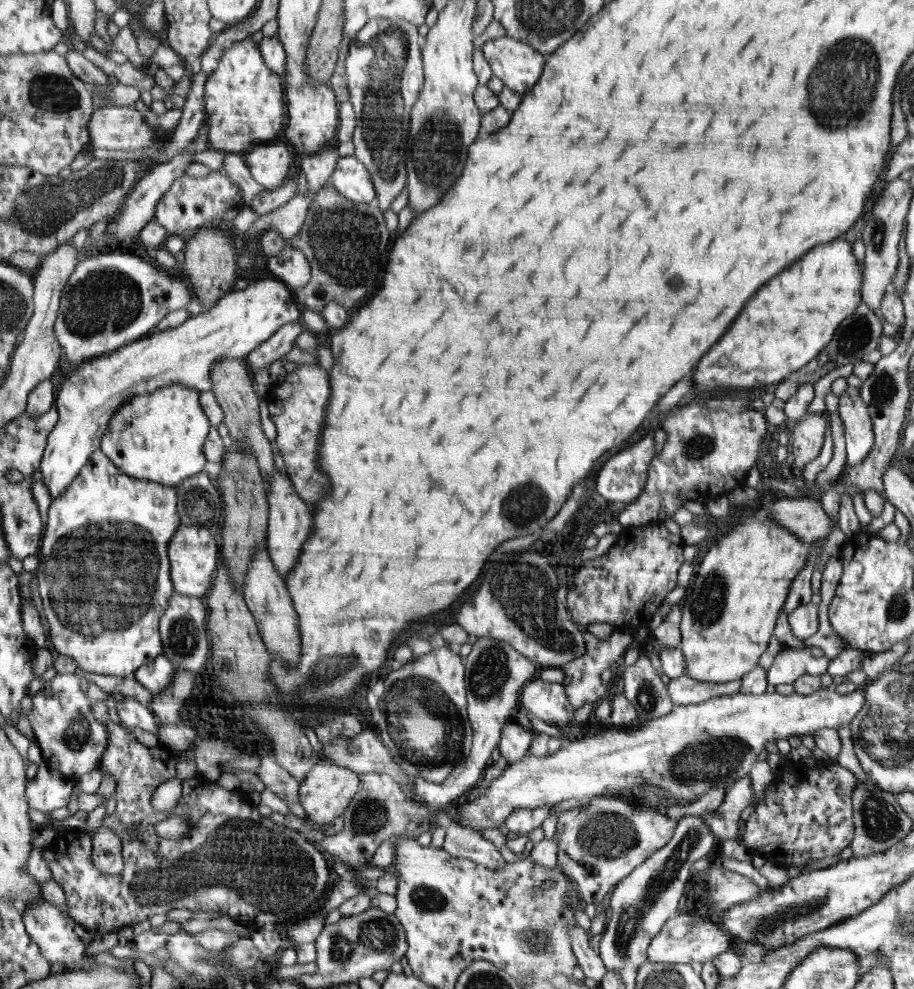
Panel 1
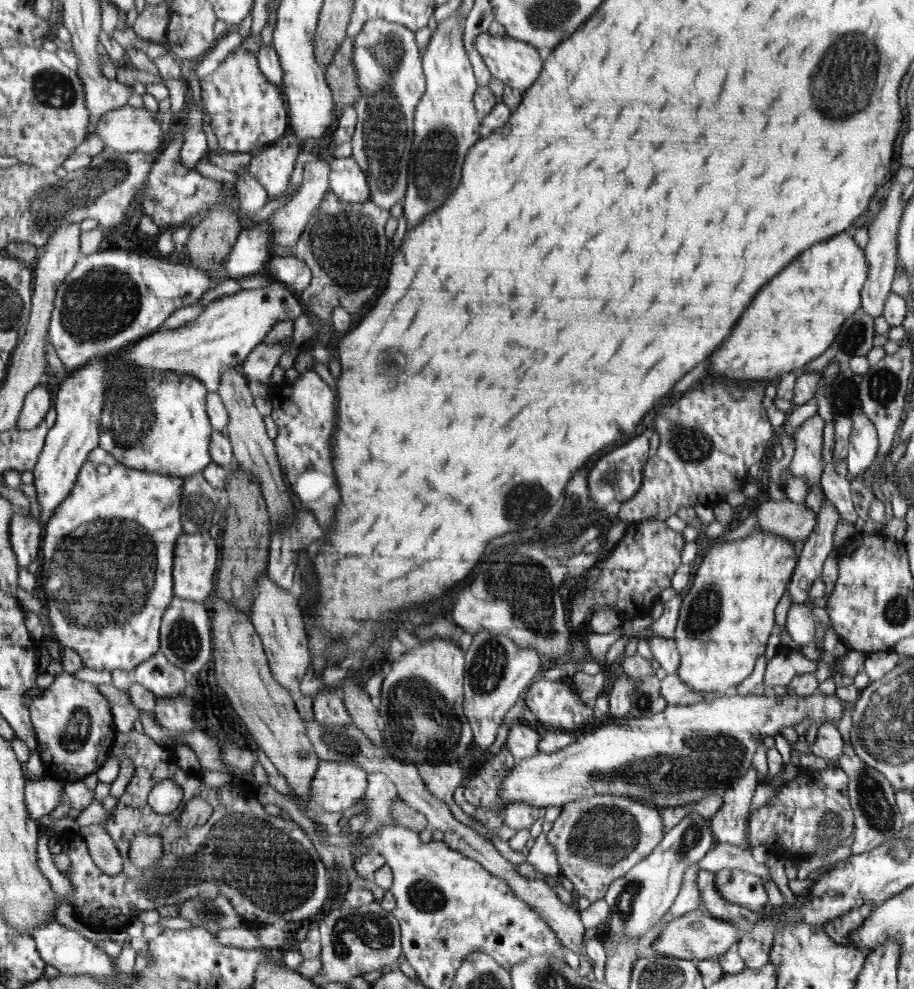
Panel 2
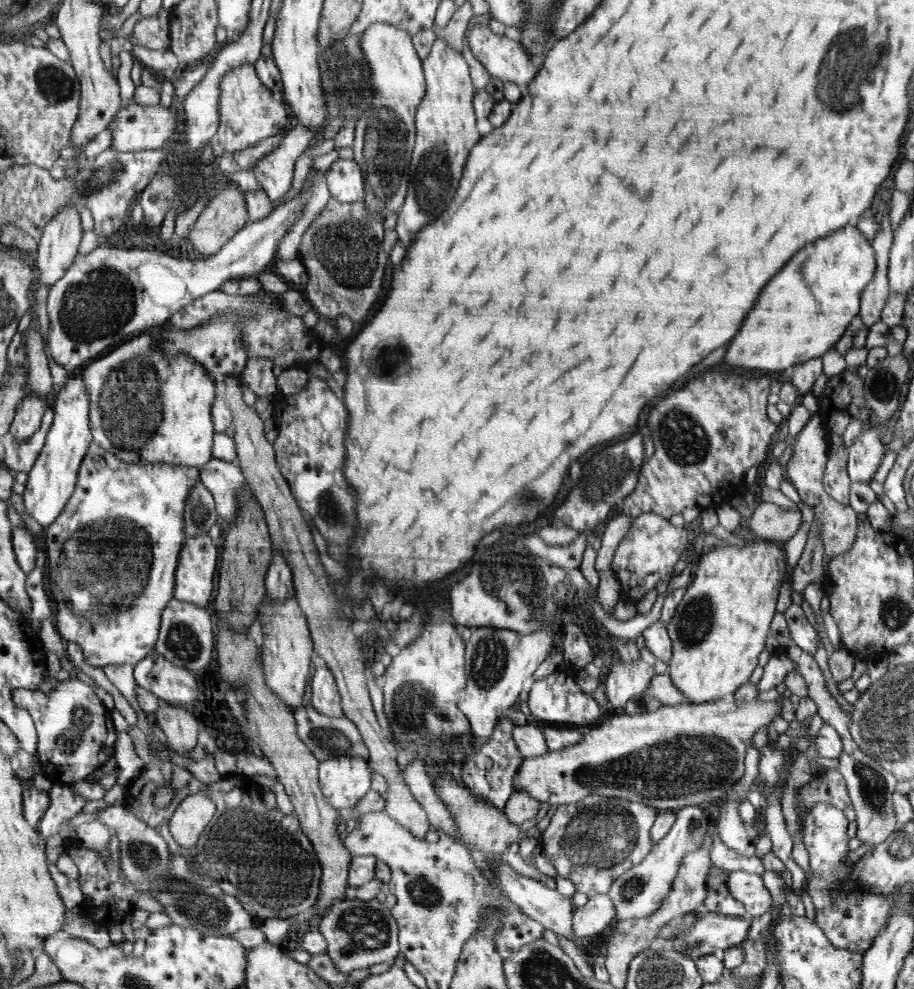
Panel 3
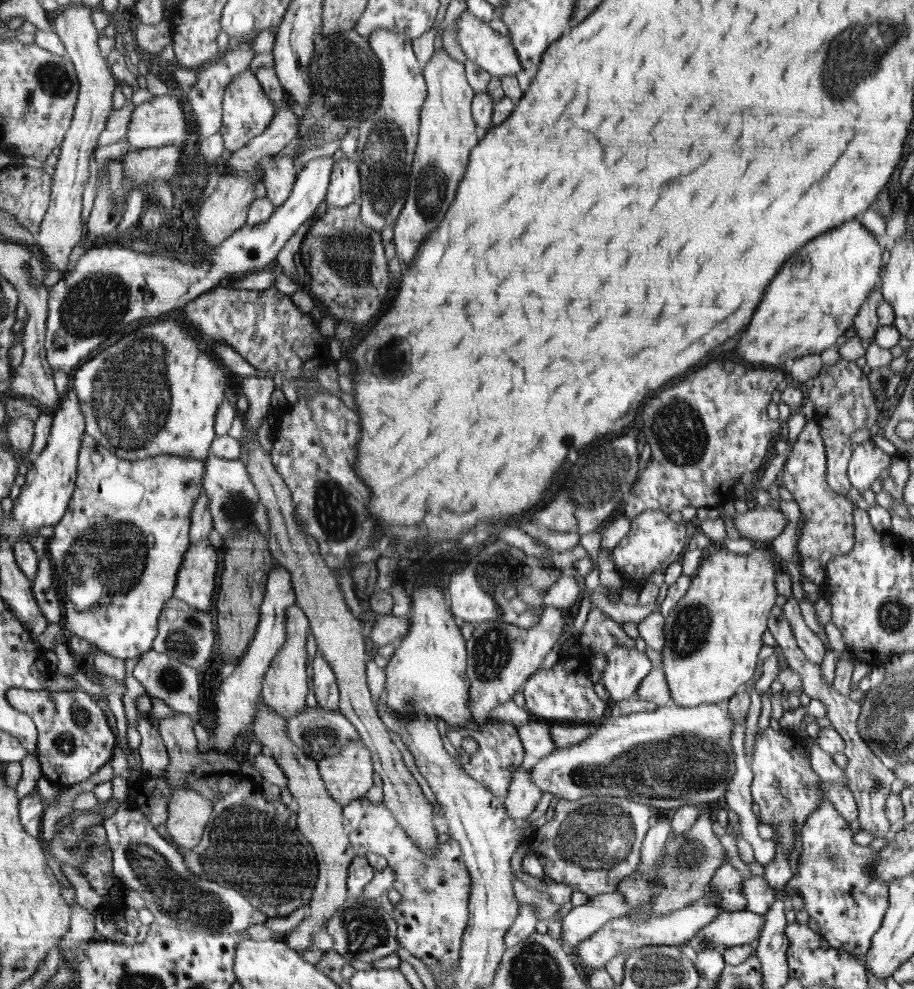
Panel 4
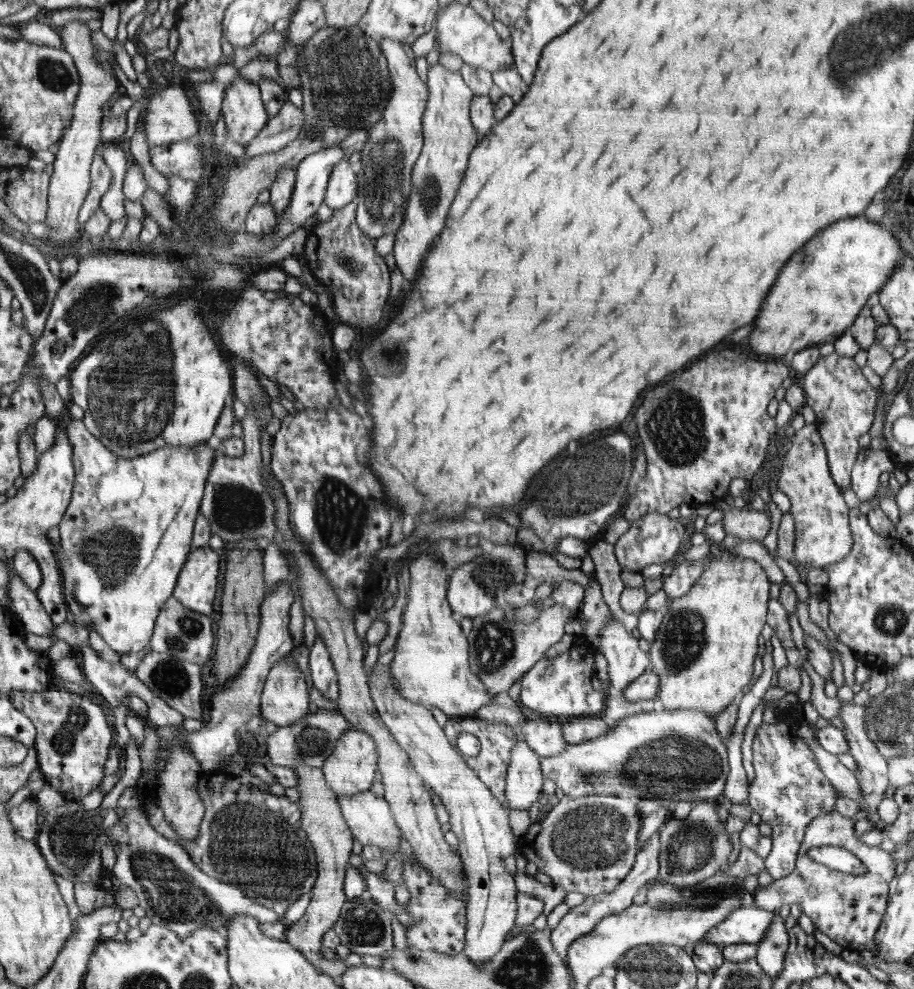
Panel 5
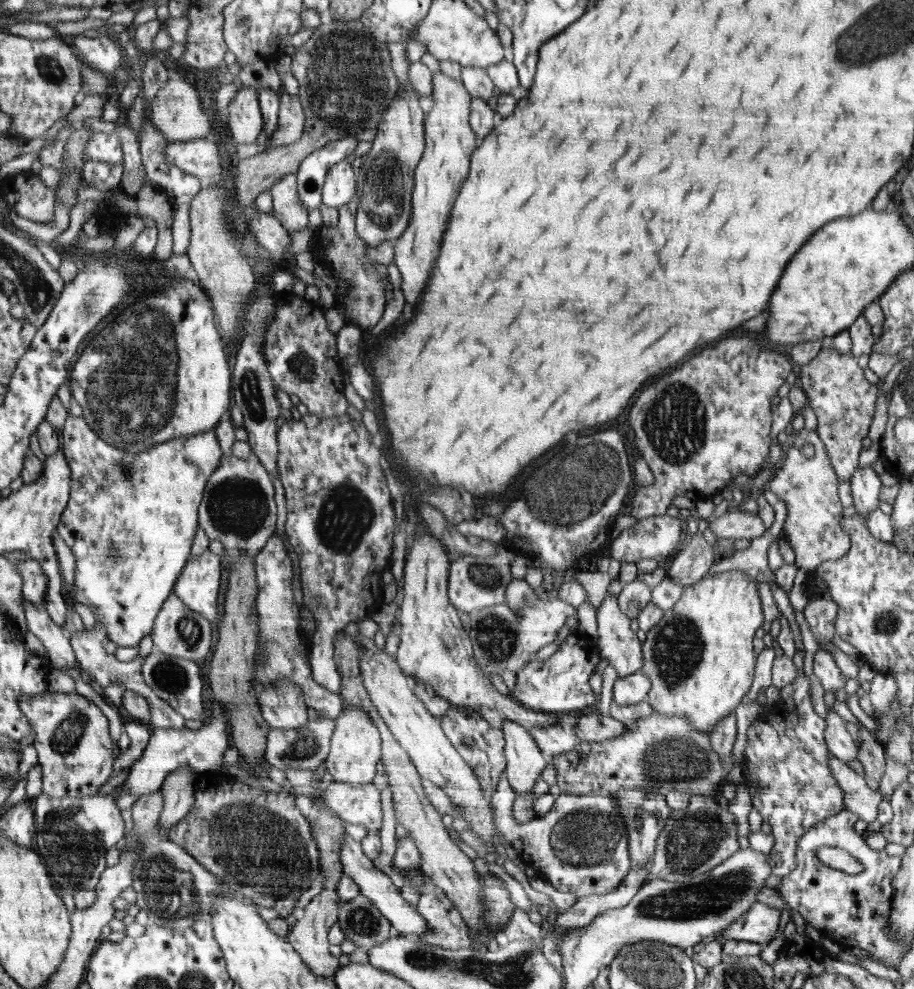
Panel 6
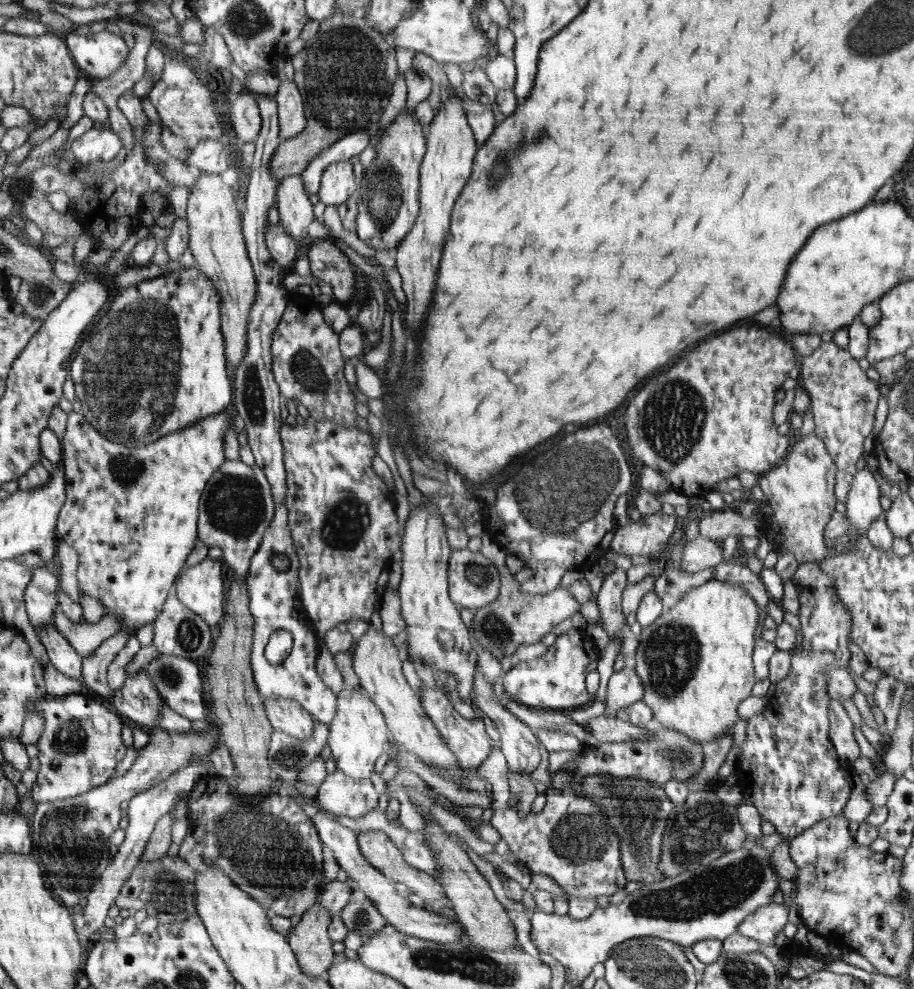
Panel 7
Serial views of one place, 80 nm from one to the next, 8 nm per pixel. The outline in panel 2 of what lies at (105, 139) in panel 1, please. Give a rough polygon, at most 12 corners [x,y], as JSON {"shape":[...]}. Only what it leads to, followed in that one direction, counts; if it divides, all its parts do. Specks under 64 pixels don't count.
{"shape":[[126,105],[97,124],[105,148],[152,153],[162,124],[146,107]]}

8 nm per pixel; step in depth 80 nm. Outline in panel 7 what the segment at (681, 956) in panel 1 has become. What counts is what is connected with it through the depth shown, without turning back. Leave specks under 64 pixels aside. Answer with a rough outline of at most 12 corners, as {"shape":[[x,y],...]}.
{"shape":[[772,902],[746,917],[736,934],[767,946],[788,922]]}

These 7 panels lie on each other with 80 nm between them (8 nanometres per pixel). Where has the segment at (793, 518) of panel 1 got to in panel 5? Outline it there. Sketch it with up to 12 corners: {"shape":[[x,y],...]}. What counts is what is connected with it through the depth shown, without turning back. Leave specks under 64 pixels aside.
{"shape":[[727,508],[726,536],[762,541],[770,530],[764,511]]}

